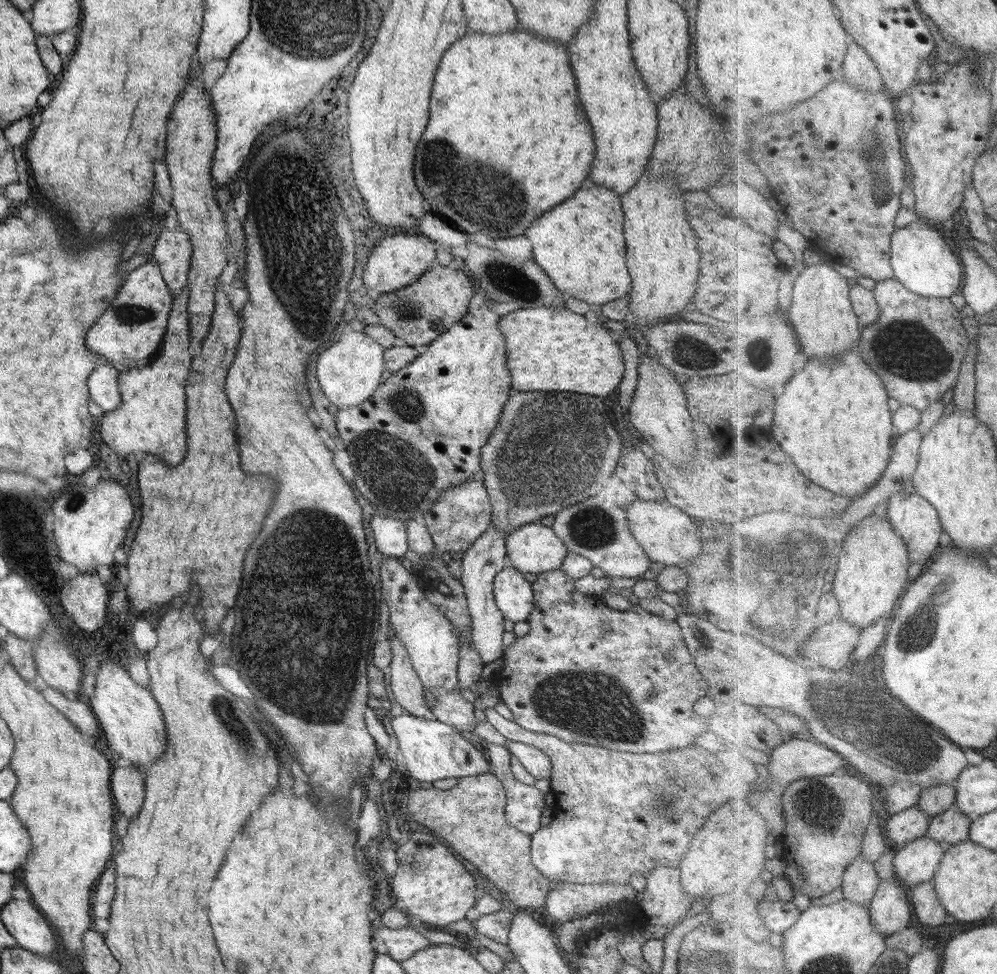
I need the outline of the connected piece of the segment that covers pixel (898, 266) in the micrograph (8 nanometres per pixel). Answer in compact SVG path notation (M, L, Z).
M918 218L907 228L896 230L892 238L892 266L896 279L910 290L927 297L950 298L962 290L967 274L961 255L952 251L942 227L934 222Z

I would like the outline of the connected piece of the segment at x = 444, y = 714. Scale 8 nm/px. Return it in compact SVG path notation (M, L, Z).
M444 688L425 690L425 700L436 720L460 732L472 732L476 726L475 707L459 691Z

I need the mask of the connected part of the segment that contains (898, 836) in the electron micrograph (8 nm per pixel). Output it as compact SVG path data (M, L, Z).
M918 804L890 817L886 835L900 847L905 846L919 838L927 837L933 820L934 817Z

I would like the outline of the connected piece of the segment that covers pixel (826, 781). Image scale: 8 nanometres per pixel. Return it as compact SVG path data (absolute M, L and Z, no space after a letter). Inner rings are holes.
M839 773L797 780L787 788L783 797L788 827L782 842L788 870L782 877L794 883L796 893L820 898L843 888L850 865L863 854L880 787L861 775Z

